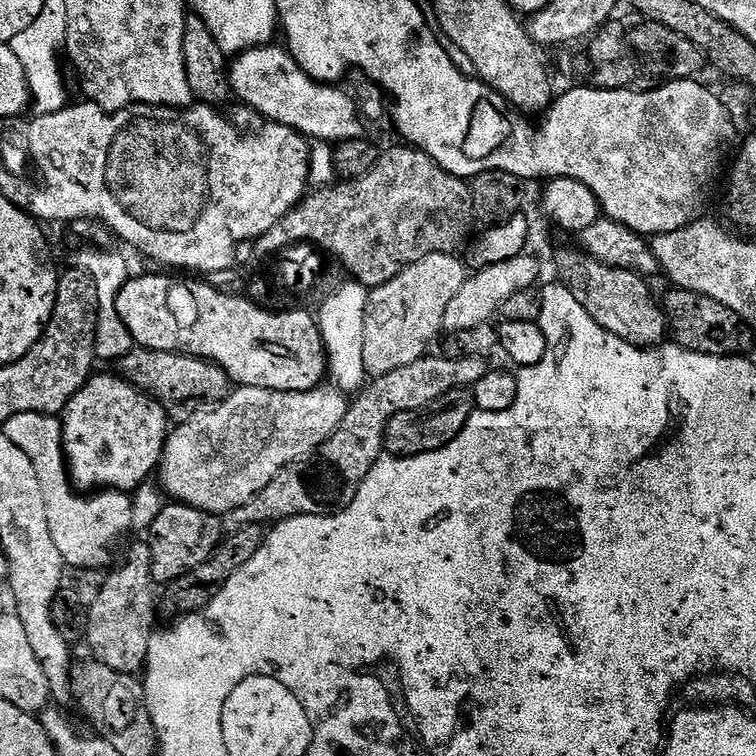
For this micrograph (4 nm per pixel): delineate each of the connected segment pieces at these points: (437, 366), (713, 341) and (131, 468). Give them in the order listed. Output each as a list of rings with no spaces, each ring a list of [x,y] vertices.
[[[425,354],[420,360],[411,362],[408,366],[402,366],[398,370],[390,370],[390,374],[386,374],[385,376],[375,377],[371,381],[372,385],[369,383],[363,389],[365,392],[362,393],[363,391],[361,391],[355,397],[357,400],[353,399],[349,403],[346,418],[340,423],[338,430],[318,449],[318,456],[324,459],[325,466],[330,471],[337,472],[348,483],[345,488],[340,484],[324,484],[316,492],[315,486],[308,481],[307,474],[299,472],[299,467],[286,467],[272,479],[270,486],[266,486],[266,490],[262,490],[246,506],[235,508],[232,512],[223,513],[223,527],[228,530],[237,530],[246,527],[248,524],[272,526],[290,516],[330,516],[344,511],[348,507],[348,503],[356,497],[356,485],[364,481],[368,471],[374,467],[377,460],[381,459],[384,452],[384,431],[390,422],[390,418],[394,418],[394,414],[418,410],[422,406],[426,406],[430,402],[442,398],[442,394],[446,394],[452,388],[471,389],[490,370],[490,364],[487,364],[489,361],[482,356],[454,358],[451,360],[441,354],[432,355]]]
[[[673,287],[668,297],[663,297],[662,307],[668,317],[671,335],[676,335],[675,343],[687,352],[701,352],[707,356],[744,356],[752,348],[752,336],[747,324],[730,306],[722,306],[722,302],[714,302],[714,298],[706,298],[697,292],[687,292]]]
[[[113,374],[113,376],[93,375],[88,383],[73,396],[67,408],[64,409],[62,423],[64,425],[64,459],[68,462],[68,471],[72,477],[73,485],[80,490],[115,490],[117,492],[131,493],[133,490],[139,488],[141,484],[145,483],[151,477],[148,476],[151,472],[153,475],[157,471],[160,457],[164,454],[164,443],[168,441],[170,431],[170,421],[167,412],[164,411],[164,407],[158,401],[153,400],[152,397],[147,396],[145,392],[141,392],[139,388],[134,387],[133,384],[129,384],[127,380],[116,374]]]

